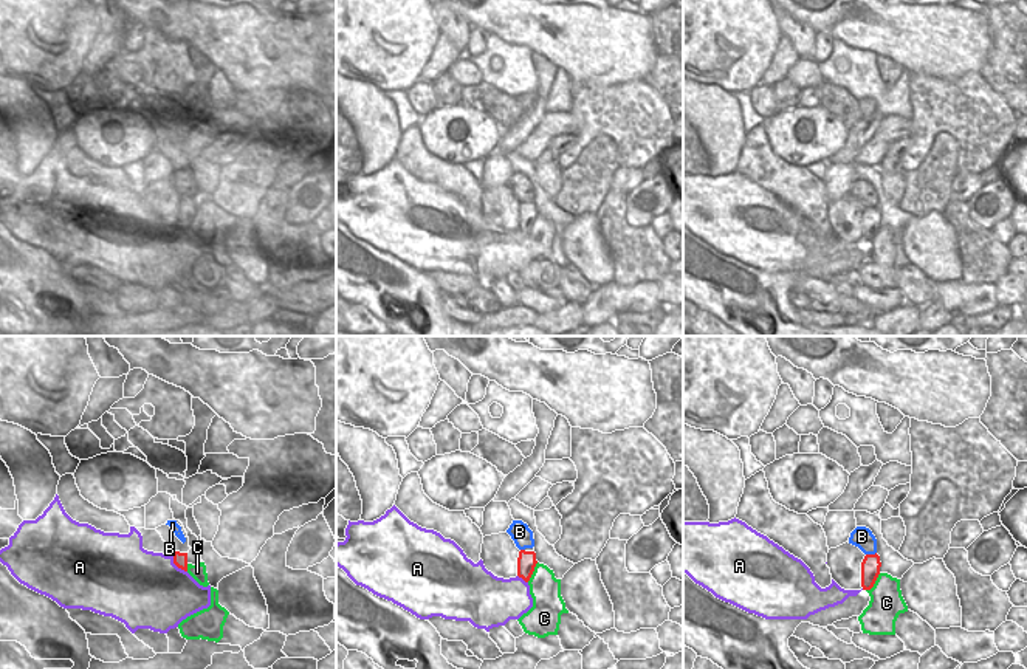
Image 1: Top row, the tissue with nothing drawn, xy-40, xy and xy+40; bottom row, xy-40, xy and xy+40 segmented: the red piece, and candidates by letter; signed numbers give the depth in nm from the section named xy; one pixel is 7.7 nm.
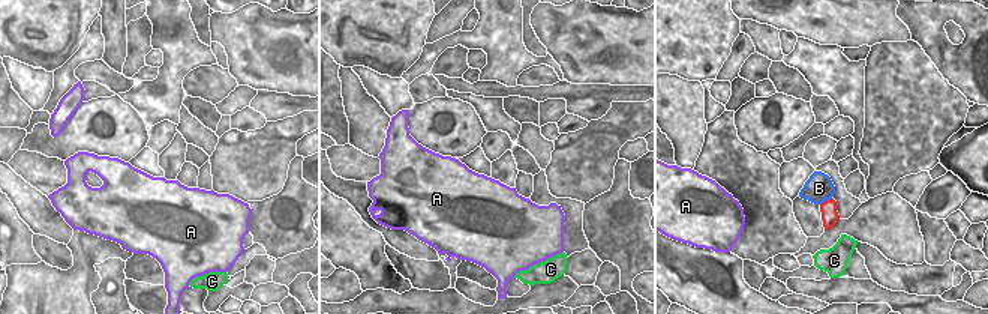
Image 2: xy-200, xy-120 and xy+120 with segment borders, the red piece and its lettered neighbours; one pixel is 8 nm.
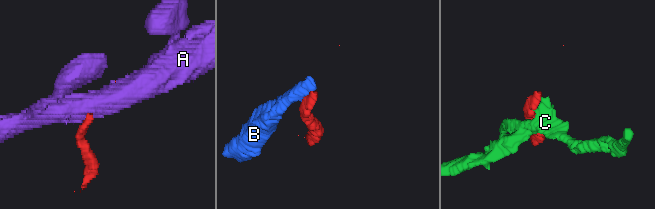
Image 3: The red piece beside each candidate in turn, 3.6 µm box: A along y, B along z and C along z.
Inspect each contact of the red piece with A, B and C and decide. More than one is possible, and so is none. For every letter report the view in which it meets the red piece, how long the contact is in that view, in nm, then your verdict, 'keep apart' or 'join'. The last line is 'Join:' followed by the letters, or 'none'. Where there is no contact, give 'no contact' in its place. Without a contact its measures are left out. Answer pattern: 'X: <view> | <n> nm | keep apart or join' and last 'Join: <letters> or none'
A: xy-40 | 180 nm | keep apart
B: xy+40 | 90 nm | keep apart
C: xy+40 | 180 nm | keep apart
Join: none

